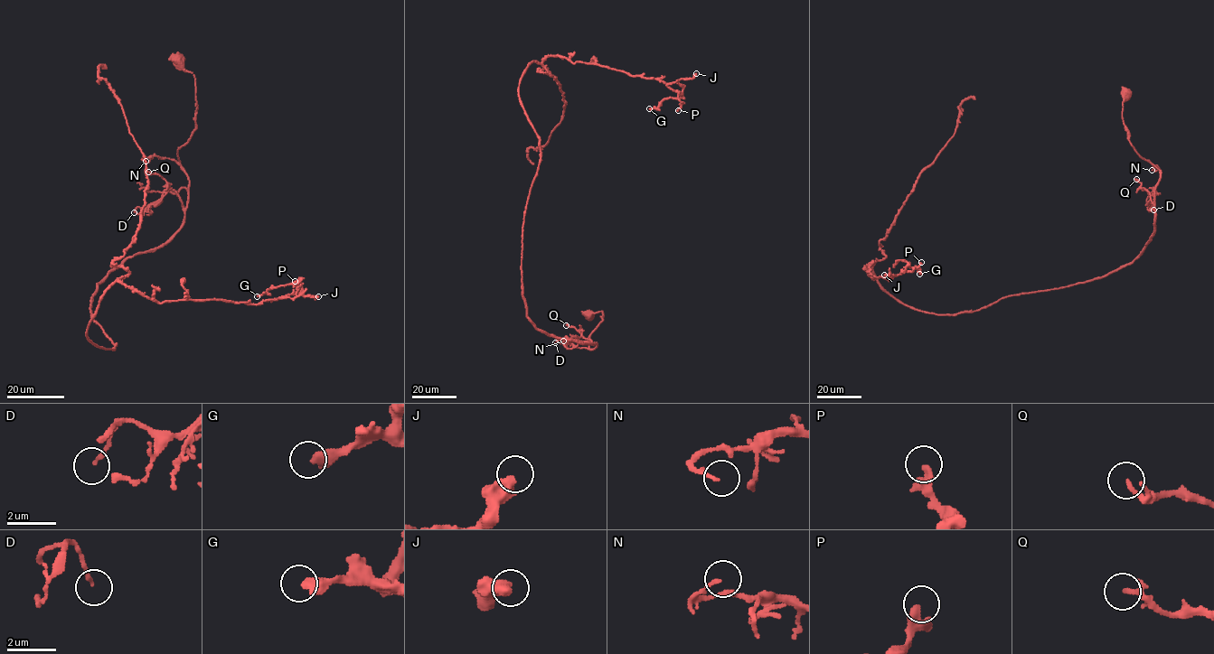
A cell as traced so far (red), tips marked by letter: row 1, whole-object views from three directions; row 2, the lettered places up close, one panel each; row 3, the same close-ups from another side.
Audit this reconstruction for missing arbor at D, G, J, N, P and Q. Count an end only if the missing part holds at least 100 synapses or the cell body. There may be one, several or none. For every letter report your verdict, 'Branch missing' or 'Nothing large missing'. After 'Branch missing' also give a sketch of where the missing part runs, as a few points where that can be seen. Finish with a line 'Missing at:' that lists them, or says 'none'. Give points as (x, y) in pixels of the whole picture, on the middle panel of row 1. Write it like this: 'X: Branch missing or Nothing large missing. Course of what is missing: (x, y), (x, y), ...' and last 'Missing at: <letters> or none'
D: Nothing large missing
G: Nothing large missing
J: Nothing large missing
N: Nothing large missing
P: Nothing large missing
Q: Nothing large missing
Missing at: none

